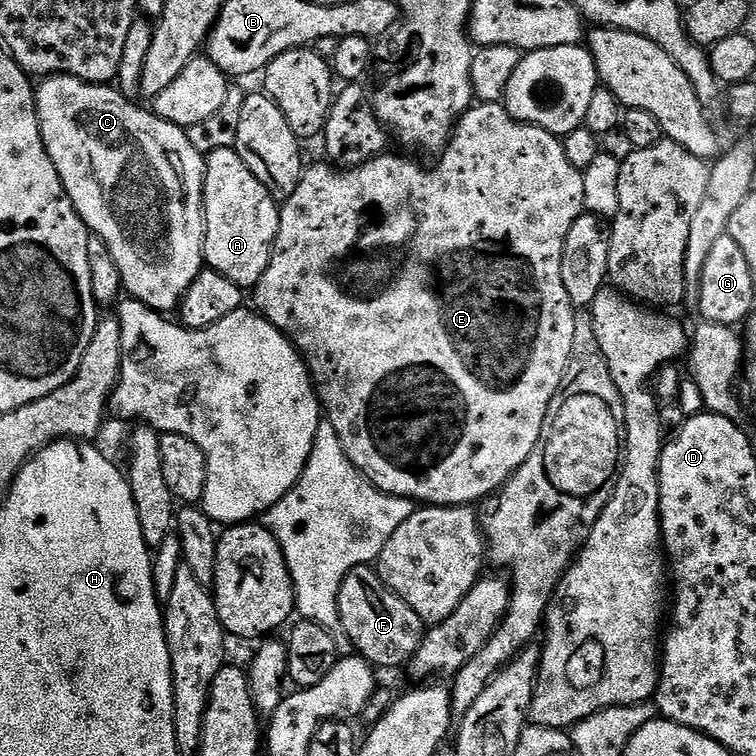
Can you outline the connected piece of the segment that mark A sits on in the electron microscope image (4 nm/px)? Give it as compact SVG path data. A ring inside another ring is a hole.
M235 147L218 149L206 156L204 165L204 262L242 290L255 289L266 274L272 245L280 229L281 205L250 174Z

